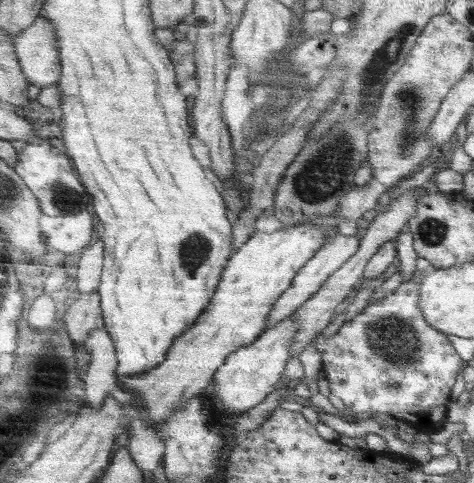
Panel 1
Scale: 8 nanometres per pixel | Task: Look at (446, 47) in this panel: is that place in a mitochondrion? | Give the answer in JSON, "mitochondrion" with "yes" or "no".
{"mitochondrion":"no"}

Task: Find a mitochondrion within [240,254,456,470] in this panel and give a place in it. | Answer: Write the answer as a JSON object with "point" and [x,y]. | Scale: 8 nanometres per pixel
{"point":[393,338]}

